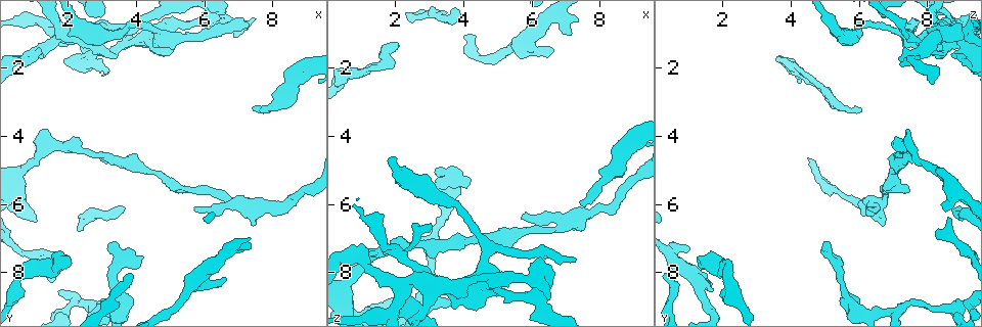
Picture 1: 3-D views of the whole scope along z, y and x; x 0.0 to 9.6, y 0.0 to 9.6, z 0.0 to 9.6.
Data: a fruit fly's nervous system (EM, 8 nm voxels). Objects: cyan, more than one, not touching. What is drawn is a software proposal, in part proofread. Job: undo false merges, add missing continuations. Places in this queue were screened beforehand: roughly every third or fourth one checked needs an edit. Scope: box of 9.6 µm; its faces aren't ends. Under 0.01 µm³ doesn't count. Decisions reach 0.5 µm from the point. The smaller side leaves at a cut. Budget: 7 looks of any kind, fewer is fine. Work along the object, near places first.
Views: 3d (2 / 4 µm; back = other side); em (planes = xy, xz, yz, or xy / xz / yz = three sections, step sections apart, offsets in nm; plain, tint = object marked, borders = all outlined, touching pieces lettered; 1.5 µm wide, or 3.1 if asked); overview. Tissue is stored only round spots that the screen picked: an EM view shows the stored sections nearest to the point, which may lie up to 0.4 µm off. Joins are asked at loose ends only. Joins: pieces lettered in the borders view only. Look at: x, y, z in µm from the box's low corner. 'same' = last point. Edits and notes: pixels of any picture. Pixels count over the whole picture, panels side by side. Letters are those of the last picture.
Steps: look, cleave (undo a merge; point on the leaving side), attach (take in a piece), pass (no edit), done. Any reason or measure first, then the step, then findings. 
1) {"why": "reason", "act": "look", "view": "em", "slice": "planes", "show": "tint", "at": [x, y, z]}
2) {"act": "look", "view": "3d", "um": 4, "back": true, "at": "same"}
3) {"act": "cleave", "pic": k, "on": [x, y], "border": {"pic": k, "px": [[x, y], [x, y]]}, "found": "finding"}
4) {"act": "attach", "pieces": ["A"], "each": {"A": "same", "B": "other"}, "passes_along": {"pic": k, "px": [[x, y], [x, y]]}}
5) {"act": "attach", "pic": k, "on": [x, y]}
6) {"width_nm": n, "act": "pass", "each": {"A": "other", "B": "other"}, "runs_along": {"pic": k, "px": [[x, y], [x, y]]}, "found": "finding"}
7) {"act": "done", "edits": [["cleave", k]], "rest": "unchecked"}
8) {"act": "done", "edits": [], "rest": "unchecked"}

{"why": "branch stops here", "act": "look", "view": "em", "slice": "planes", "show": "borders", "at": [7.40, 3.15, 5.95]}

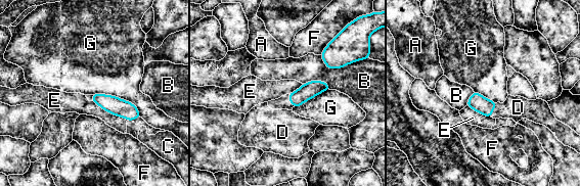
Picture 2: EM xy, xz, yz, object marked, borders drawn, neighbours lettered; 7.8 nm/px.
{"width_nm": 130, "act": "attach", "pieces": ["D"], "each": {"A": "other", "B": "other", "C": "other", "D": "same", "E": "other", "F": "other", "G": "other"}, "passes_along": {"pic": 2, "px": [[479, 103], [493, 108], [518, 107]]}, "found": "the neuron continues"}

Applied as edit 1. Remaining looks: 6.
{"why": "see it whole again", "act": "look", "view": "overview"}

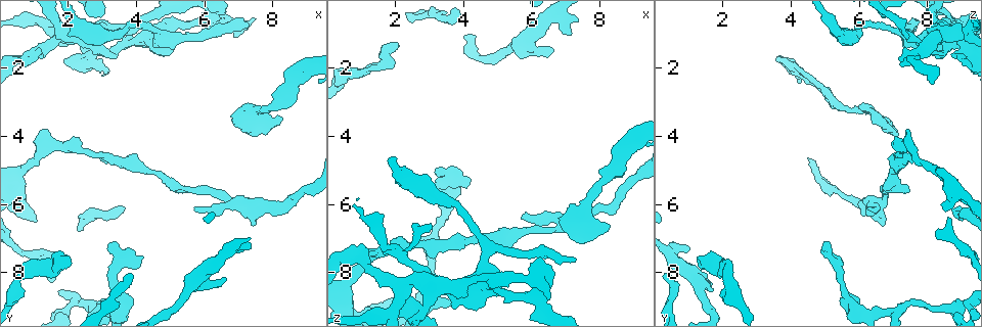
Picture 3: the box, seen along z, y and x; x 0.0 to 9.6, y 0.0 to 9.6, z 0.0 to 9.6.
{"why": "an open end", "act": "look", "view": "em", "slice": "planes", "show": "tint", "at": [8.35, 2.15, 4.40]}

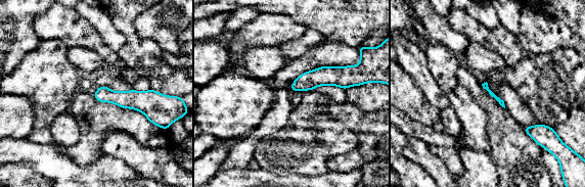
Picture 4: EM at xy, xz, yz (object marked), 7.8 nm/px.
{"act": "look", "view": "em", "slice": "planes", "show": "borders", "at": "same"}

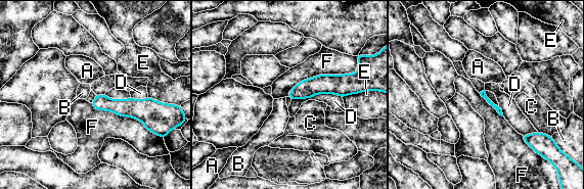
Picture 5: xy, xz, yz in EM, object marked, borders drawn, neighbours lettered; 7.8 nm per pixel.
{"act": "pass", "each": {"A": "other", "B": "other", "C": "other", "D": "other", "E": "other", "F": "other"}, "border": {"pic": 5, "px": [[91, 103], [137, 119], [154, 134]]}, "found": "none of them fits"}

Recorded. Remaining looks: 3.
{"why": "branch stops here", "act": "look", "view": "em", "slice": "yz", "step": 4, "show": "borders", "at": [7.40, 6.60, 6.75]}

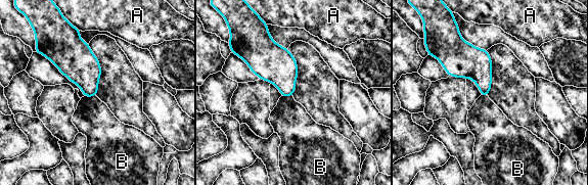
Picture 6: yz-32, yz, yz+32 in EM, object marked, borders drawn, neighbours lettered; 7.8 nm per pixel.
{"act": "pass", "each": {"A": "other", "B": "other"}, "border": {"pic": 6, "px": [[95, 94], [84, 96]]}, "found": "none of them fits"}

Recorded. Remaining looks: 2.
{"act": "done", "edits": [["attach", 2]], "rest": "unchecked"}

